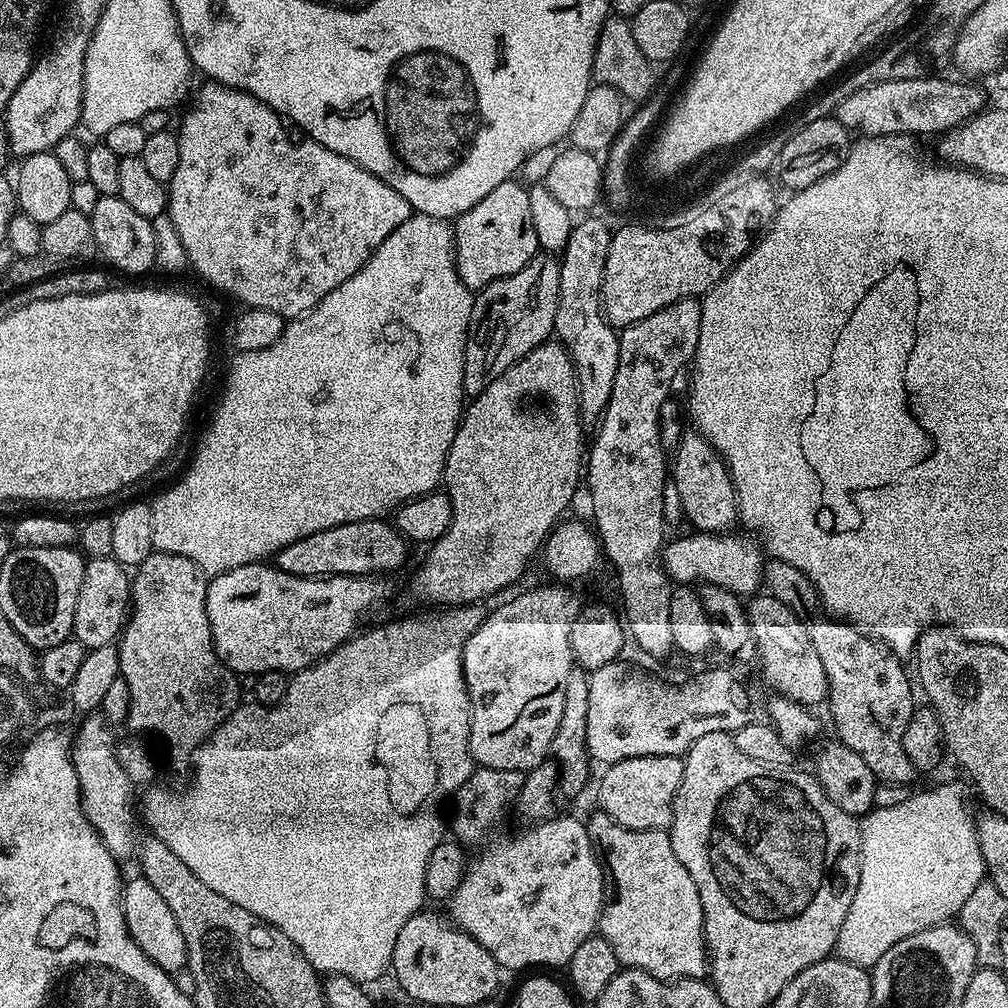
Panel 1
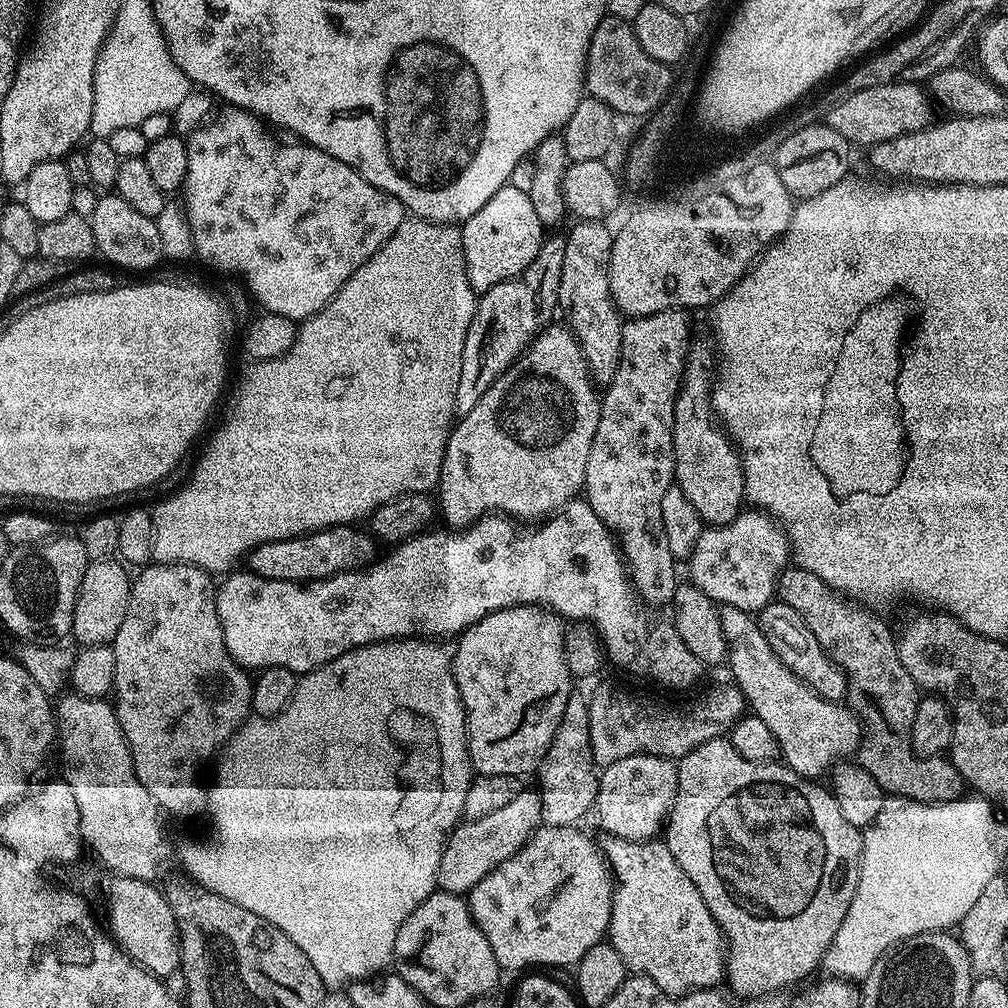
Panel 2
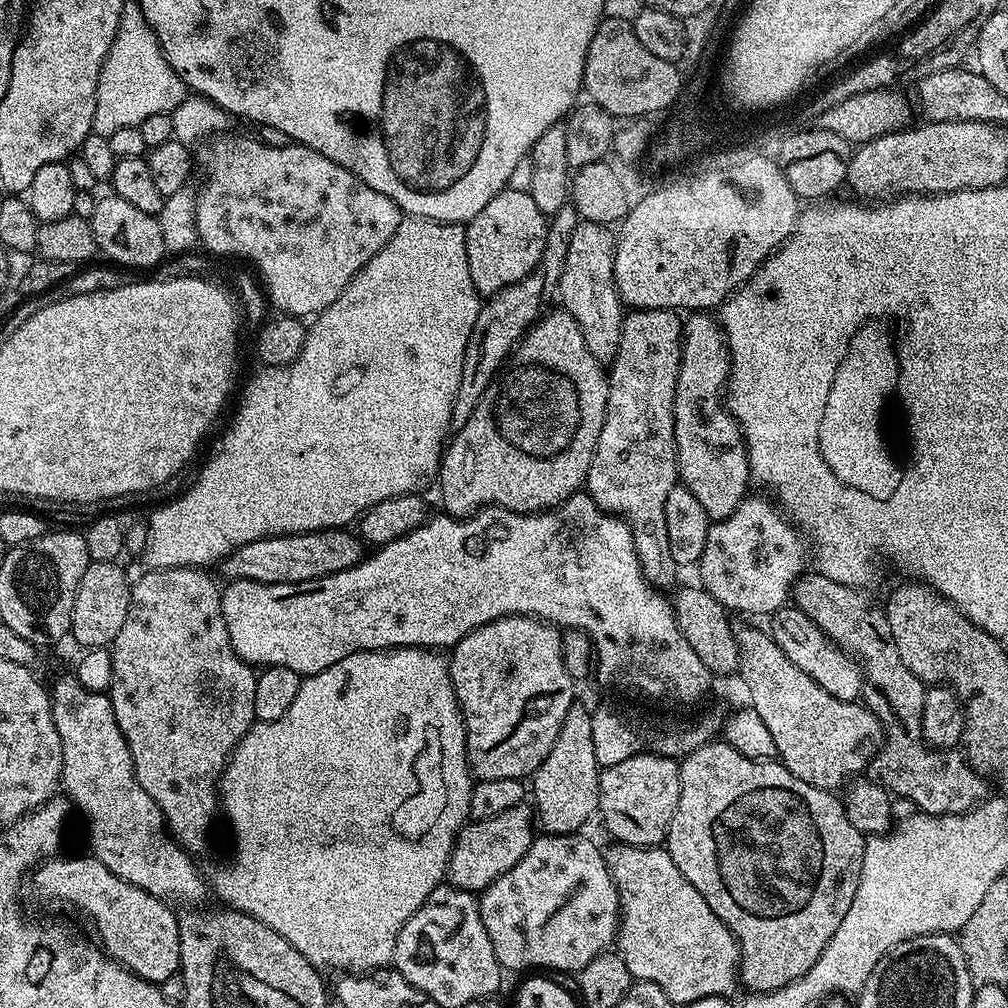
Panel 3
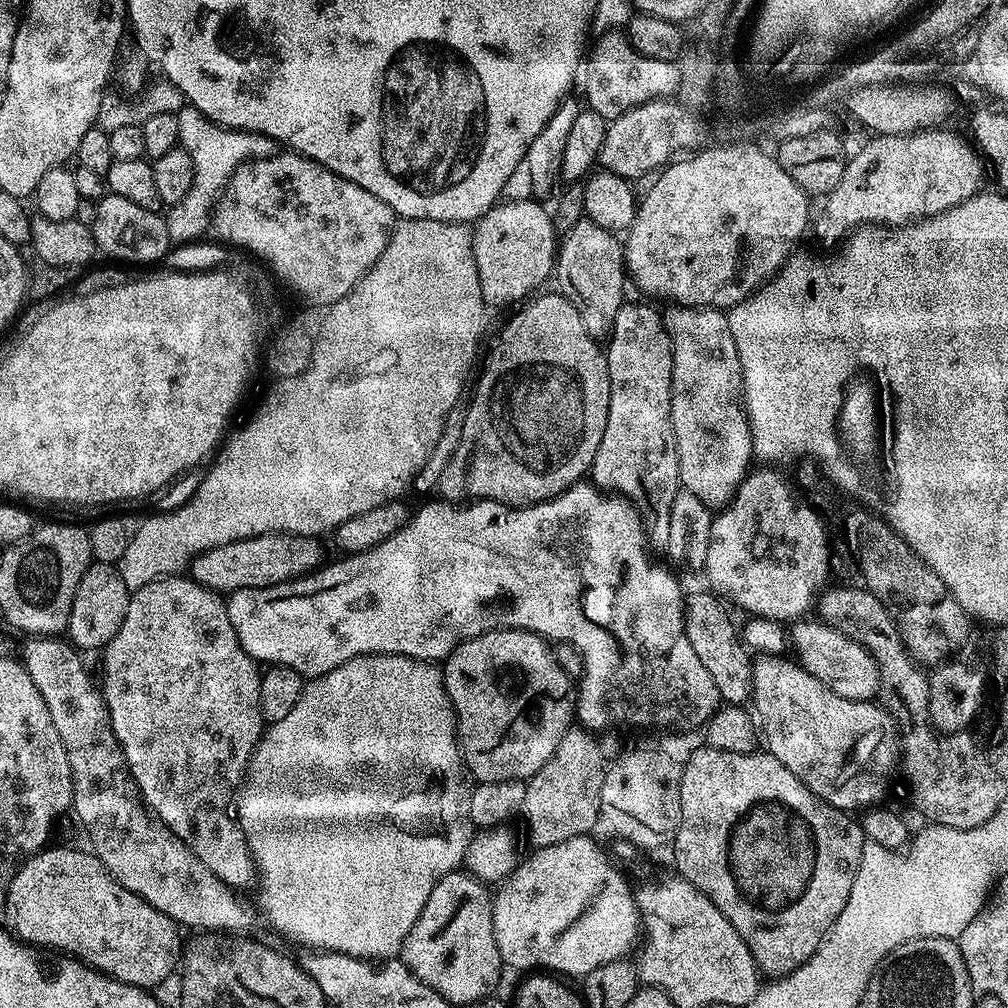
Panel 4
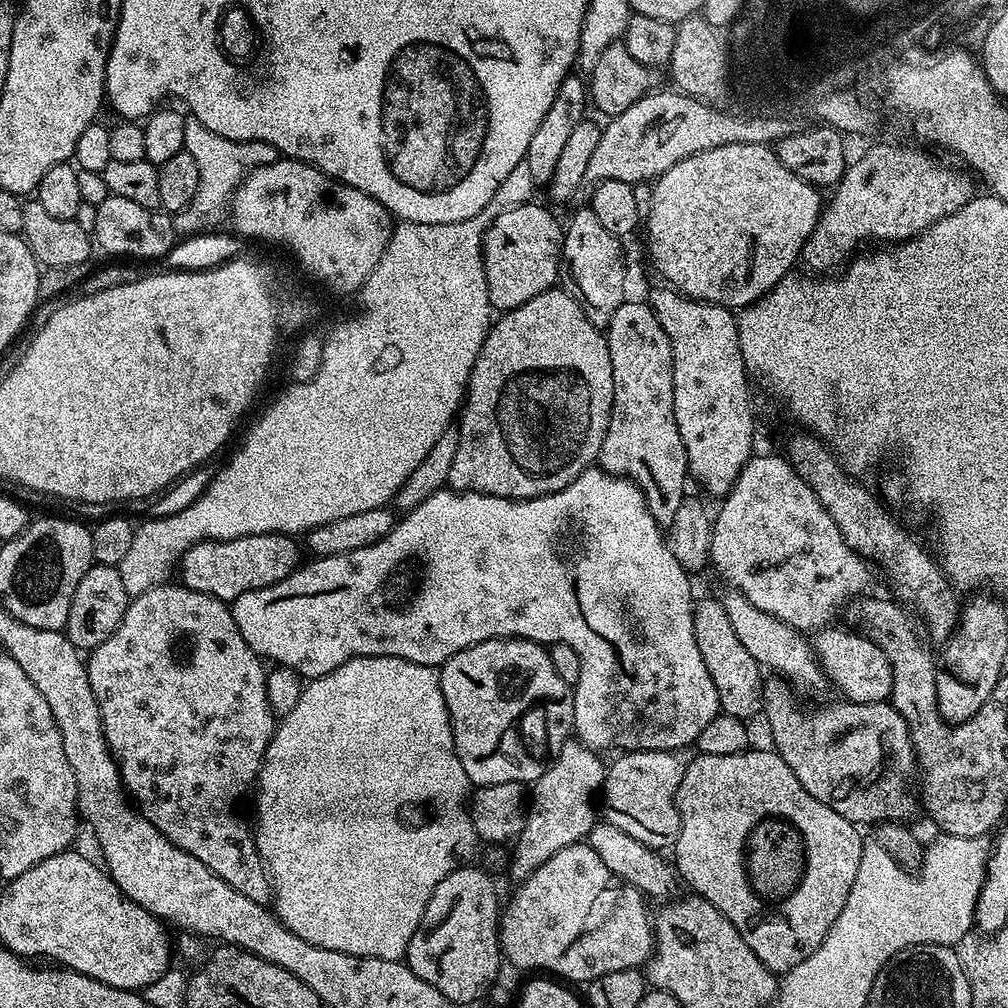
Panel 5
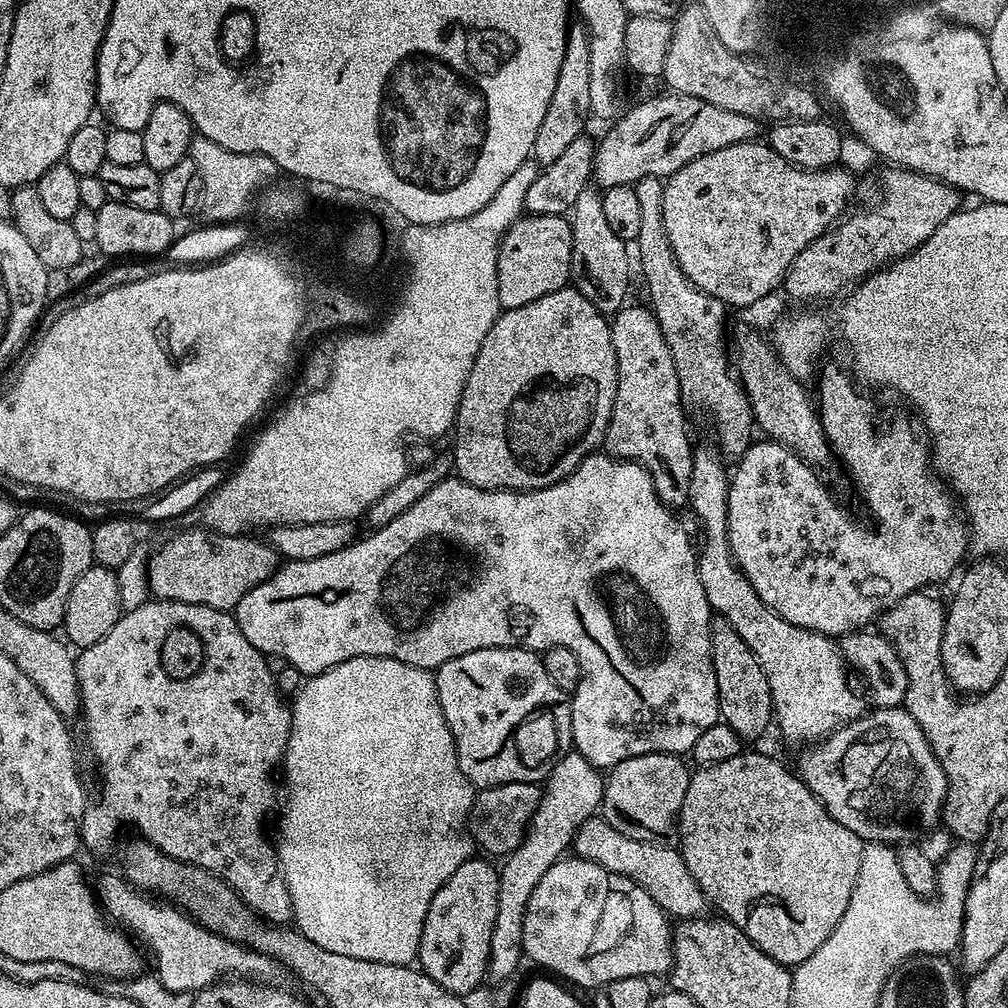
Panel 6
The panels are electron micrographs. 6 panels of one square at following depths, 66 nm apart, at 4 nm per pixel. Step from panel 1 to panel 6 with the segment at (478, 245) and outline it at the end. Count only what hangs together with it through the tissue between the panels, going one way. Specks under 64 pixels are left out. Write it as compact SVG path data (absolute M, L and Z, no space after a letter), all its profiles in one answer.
M525 214L515 220L500 239L500 249L496 259L498 266L498 298L501 309L526 306L546 294L554 294L554 290L569 287L572 280L572 226L567 215L533 216Z

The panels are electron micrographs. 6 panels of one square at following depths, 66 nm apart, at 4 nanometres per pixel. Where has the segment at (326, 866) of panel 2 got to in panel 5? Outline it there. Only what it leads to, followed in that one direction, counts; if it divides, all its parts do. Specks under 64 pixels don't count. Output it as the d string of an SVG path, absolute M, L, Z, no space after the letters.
M355 656L353 660L347 660L345 664L338 666L330 674L309 679L307 683L303 685L301 697L298 698L298 702L295 703L294 708L277 723L276 732L270 738L270 742L266 746L264 760L261 761L260 770L256 774L254 788L255 792L257 791L256 828L254 824L254 835L256 845L260 851L260 857L264 859L264 866L267 868L270 877L270 896L274 904L276 900L274 911L290 931L294 934L298 934L298 938L302 938L314 946L322 946L326 950L338 950L342 954L350 954L351 956L377 956L379 960L403 961L408 947L410 946L410 938L414 938L414 930L418 930L418 922L422 922L422 914L430 902L430 894L434 894L434 886L438 886L438 882L442 882L442 878L446 878L455 868L461 867L463 860L460 859L462 859L463 856L470 855L472 847L476 844L476 832L478 832L478 828L477 825L472 823L472 814L470 811L470 781L466 770L462 770L462 762L458 758L456 747L454 746L452 719L448 716L446 698L442 698L440 673L430 664L419 664L418 662L410 662L402 658L394 658L393 656Z

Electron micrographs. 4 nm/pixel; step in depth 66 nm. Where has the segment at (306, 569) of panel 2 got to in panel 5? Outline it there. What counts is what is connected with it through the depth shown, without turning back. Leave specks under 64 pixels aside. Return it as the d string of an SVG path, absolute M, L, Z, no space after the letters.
M263 532L233 540L204 540L186 552L178 565L178 576L185 588L210 594L231 602L250 590L262 590L282 582L301 567L300 548L291 535L283 532Z

